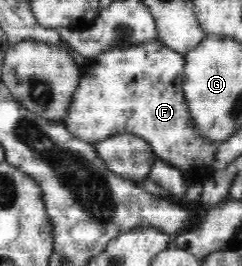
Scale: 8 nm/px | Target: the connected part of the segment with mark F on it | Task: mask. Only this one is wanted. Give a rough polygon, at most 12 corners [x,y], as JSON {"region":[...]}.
{"region":[[158,41],[88,59],[62,123],[92,144],[141,136],[186,176],[185,54]]}

